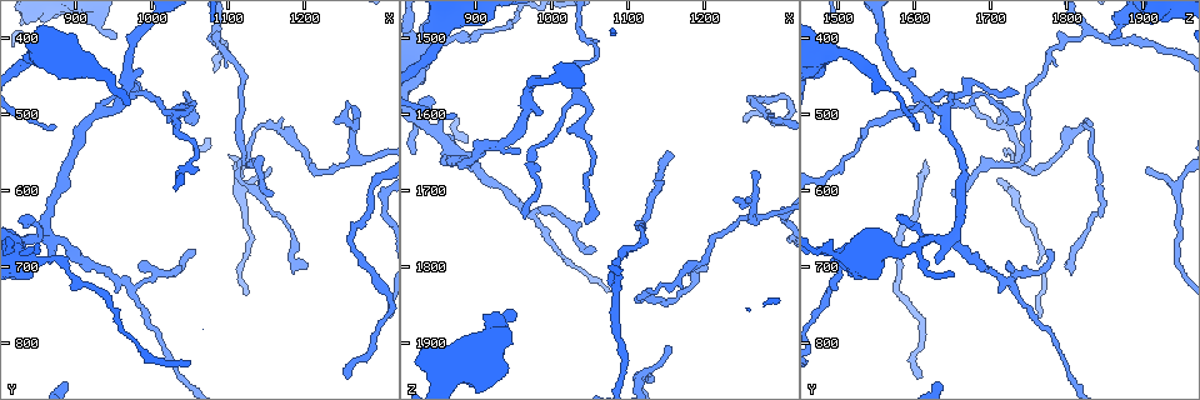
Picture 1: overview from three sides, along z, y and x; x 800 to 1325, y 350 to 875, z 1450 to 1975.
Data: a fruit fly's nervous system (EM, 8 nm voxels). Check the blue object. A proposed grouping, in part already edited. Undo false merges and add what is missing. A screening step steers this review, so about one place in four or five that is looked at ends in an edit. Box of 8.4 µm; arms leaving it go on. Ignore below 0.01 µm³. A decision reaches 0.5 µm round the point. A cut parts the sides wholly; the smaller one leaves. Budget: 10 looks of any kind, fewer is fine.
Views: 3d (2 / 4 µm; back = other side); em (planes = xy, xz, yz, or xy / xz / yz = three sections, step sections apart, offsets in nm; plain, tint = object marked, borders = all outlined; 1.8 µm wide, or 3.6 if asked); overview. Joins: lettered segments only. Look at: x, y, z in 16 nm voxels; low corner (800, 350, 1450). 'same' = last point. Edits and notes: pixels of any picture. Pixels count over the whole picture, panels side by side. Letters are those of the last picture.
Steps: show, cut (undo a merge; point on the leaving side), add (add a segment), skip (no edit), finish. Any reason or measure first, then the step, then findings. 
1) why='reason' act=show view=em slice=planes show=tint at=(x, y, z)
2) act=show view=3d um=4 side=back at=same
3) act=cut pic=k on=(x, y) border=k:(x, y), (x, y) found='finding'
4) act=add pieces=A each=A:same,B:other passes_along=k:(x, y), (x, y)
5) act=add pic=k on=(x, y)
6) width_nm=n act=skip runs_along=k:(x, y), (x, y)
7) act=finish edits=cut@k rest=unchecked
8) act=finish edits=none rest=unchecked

why='sharp bend' act=show view=em slice=planes show=borders at=(1145, 515, 1825)

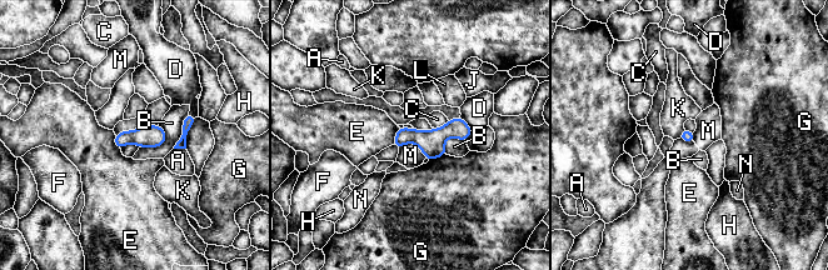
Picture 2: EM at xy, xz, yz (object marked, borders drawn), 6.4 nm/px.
act=skip each=A:other,B:other,C:other,D:other,E:other,F:other,G:other,H:other,J:other,K:other,L:other,M:other,N:other border=2:(399, 148), (414, 143), (425, 158) found='all the same cell'

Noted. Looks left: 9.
why='stops while still wide' act=show view=em slice=yz step=16 show=tint at=(955, 395, 1860)

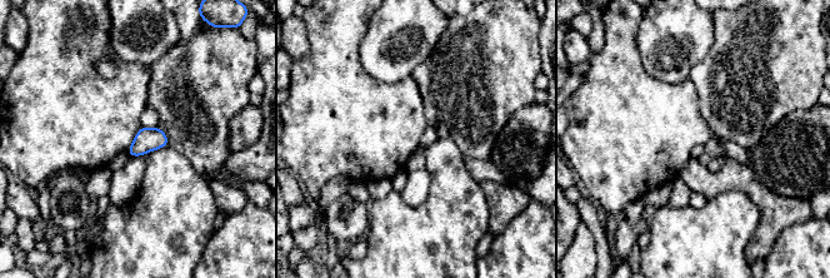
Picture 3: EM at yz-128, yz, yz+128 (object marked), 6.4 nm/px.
act=show view=em slice=yz step=16 show=borders at=same

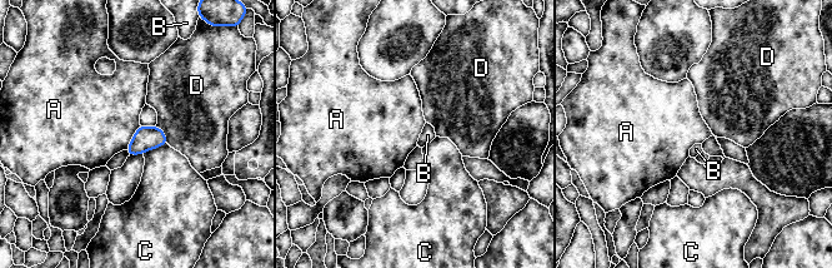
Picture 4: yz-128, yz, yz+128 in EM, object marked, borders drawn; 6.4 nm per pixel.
act=skip each=A:other,B:other,C:other,D:other border=4:(140, 125), (125, 149) found='none of them fits'

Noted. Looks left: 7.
why='arms part here' act=show view=em slice=planes show=borders at=(965, 725, 1730)

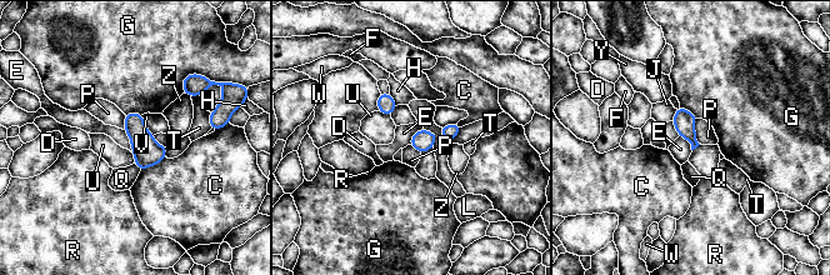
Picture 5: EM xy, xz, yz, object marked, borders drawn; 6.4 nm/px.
act=skip each=C:other,D:other,E:other,F:other,G:other,H:other,J:other,L:other,P:other,Q:other,R:other,T:other,U:other,V:other,W:other,Y:other,Z:other border=5:(123, 130), (129, 138), (133, 151) found='all the same cell'

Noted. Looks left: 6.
why='thin end' act=show view=em um=3.6 slice=planes show=borders at=(840, 640, 1575)

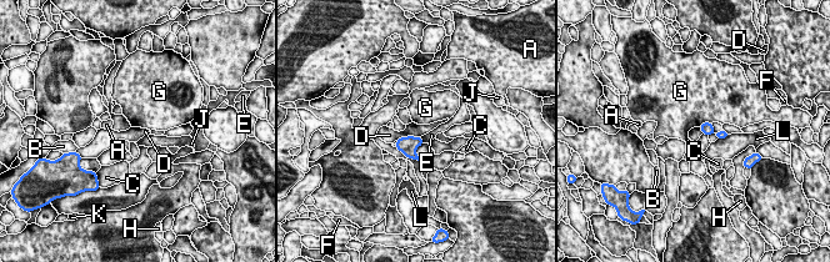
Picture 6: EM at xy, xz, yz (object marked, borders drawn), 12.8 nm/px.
width_nm=160 act=skip each=A:other,B:other,C:other,D:other,E:other,F:other,G:other,H:other,J:other,K:other,L:other border=6:(420, 136), (401, 136), (396, 141) found='none of them fits'

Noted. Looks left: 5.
act=finish edits=none rest=unchecked

